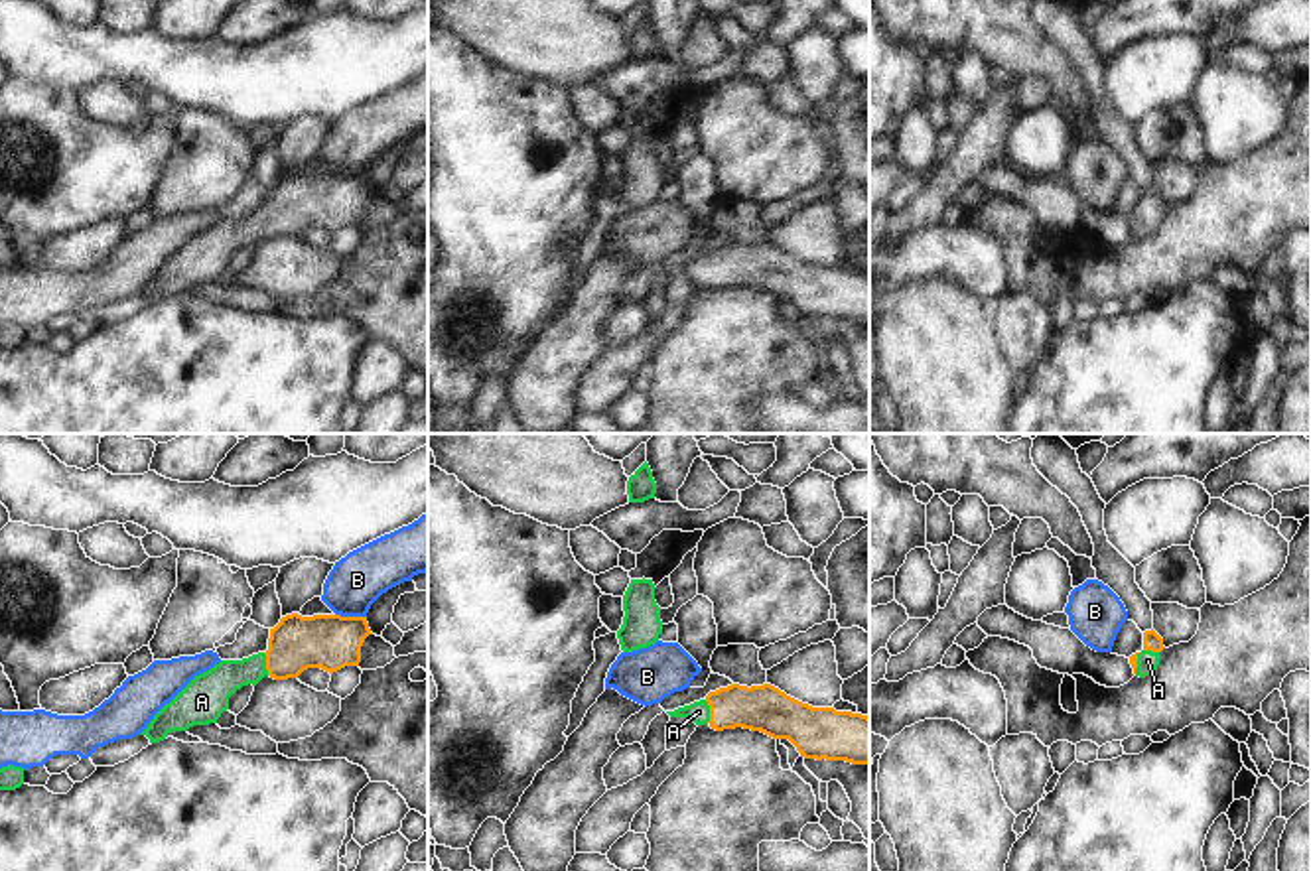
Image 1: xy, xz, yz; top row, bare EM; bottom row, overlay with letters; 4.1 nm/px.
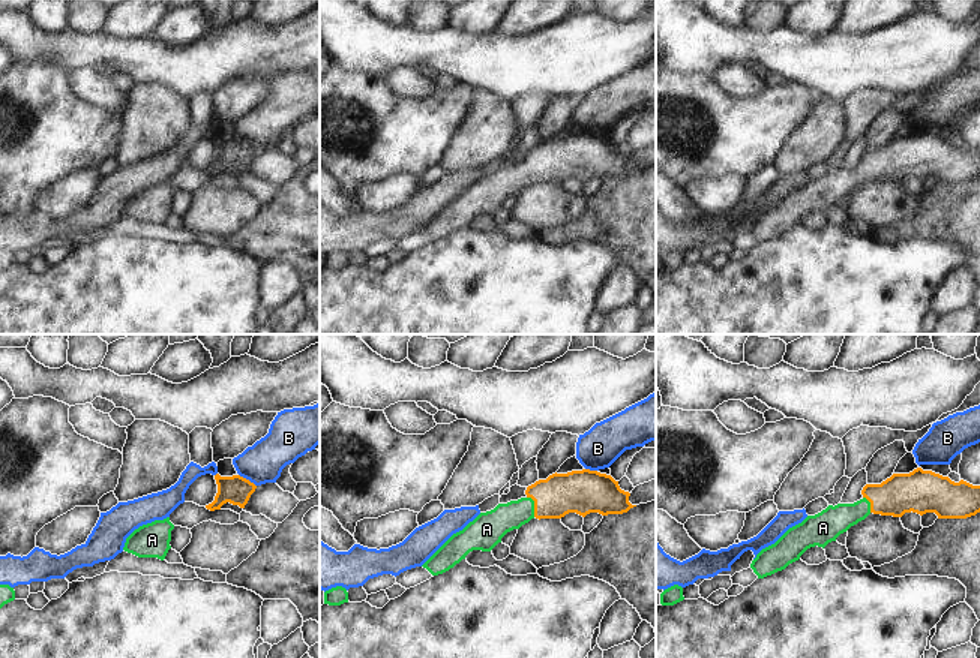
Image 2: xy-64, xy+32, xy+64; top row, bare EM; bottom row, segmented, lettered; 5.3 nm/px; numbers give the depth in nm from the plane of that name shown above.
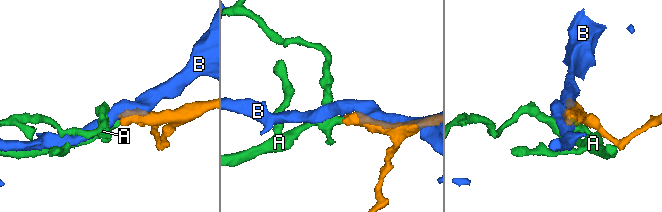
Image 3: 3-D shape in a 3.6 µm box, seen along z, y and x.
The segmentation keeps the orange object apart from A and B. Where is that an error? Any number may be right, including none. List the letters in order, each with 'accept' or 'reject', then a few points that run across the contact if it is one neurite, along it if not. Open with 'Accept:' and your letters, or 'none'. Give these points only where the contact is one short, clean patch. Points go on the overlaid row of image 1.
Accept: A
A: accept; line xy (296, 643), (276, 663), (267, 665), (229, 674), (211, 690)
B: reject; line xy (336, 613), (365, 617)

